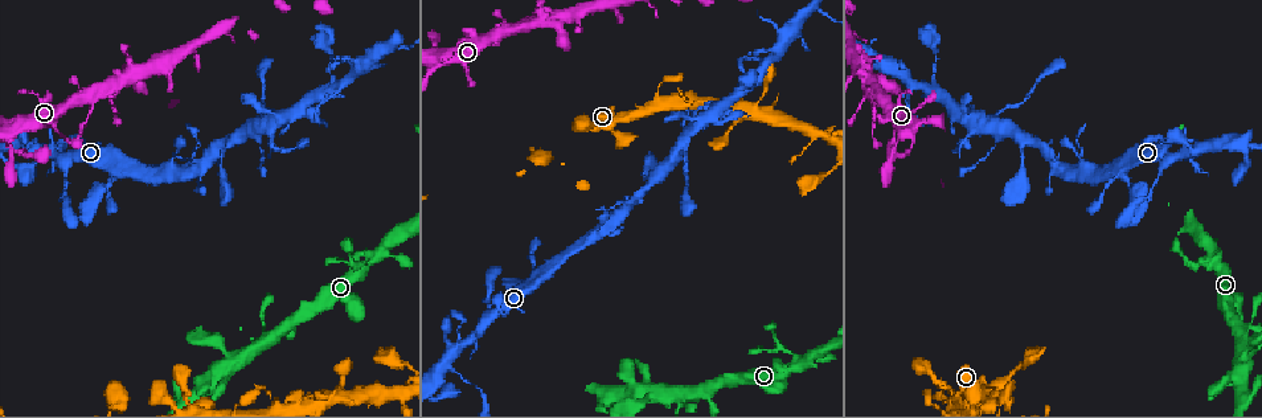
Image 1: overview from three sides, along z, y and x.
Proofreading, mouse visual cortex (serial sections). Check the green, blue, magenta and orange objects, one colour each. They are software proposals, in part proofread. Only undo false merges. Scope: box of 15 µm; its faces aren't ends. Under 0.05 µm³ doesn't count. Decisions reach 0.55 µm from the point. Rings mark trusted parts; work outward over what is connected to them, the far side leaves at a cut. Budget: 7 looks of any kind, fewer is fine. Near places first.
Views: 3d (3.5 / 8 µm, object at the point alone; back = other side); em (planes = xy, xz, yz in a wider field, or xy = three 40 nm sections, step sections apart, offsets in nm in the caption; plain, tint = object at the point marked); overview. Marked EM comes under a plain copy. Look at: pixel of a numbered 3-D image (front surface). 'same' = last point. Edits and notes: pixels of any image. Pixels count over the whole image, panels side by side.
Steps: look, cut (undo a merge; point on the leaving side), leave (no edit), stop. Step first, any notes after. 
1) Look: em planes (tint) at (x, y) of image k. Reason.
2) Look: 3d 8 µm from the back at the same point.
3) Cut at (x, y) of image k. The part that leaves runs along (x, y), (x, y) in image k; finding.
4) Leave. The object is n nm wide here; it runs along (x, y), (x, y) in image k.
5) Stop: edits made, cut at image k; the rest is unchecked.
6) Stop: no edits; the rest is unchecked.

Look: 3d 8 µm at (774, 337) of image 1. Narrows sharply.

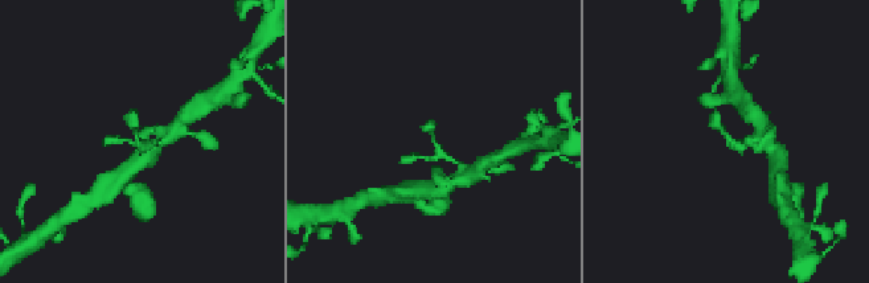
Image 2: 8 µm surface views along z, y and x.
Look: 3d 3.5 µm at (729, 138) of image 2.

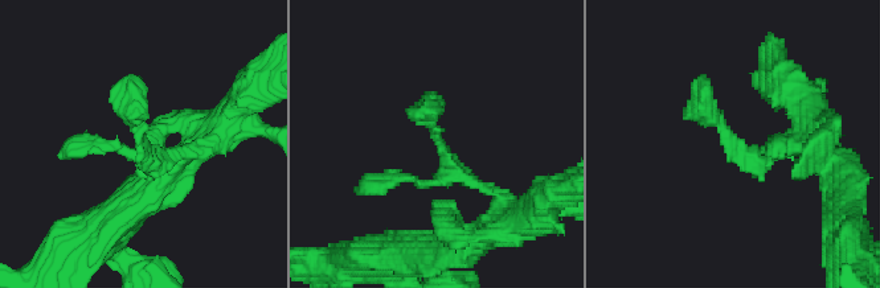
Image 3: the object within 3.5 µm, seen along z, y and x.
Look: em planes (tint) at (440, 138) of image 3. Shape alone is not enough.

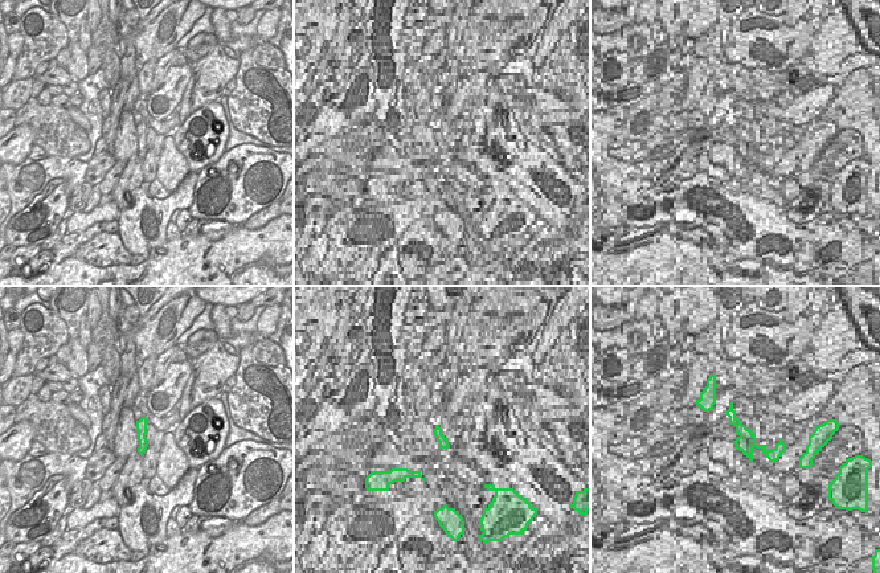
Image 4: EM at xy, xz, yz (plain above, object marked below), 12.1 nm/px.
Leave. Continuous, no second cell.

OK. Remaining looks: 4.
Look: 3d 3.5 µm at (704, 106) of image 1. Narrows sharply.

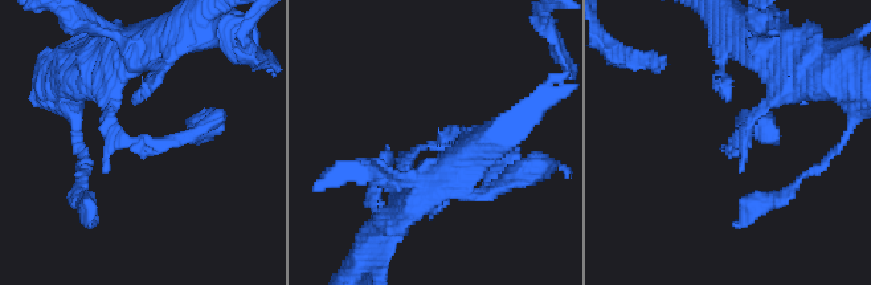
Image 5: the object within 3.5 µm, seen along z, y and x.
Leave. It runs along (102, 86), (122, 139), (175, 143), (204, 126) in image 5; continuous, no second cell.

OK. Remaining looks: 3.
Look: 3d 3.5 µm at (510, 29) of image 1. Sharp bend.

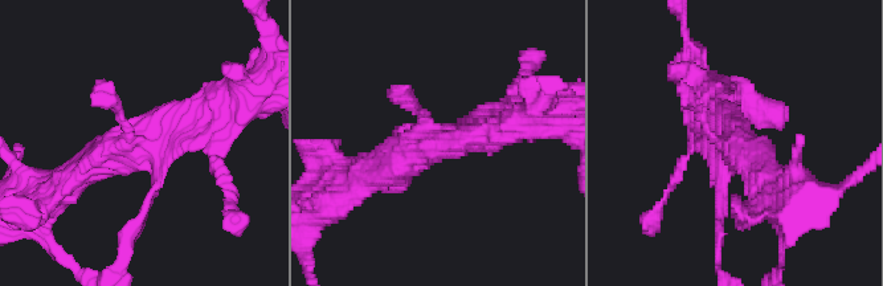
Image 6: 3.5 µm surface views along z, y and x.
Look: em xy step 1 (tint) at (143, 146) of image 6.

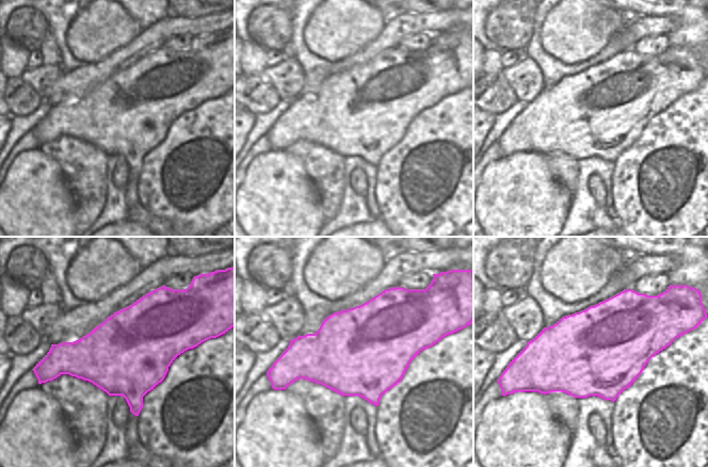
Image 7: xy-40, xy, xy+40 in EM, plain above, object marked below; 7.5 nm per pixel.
Leave. It runs along (70, 182), (94, 162), (221, 109) in image 6; all the same cell.

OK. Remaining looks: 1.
Stop: no edits; the rest is unchecked.

